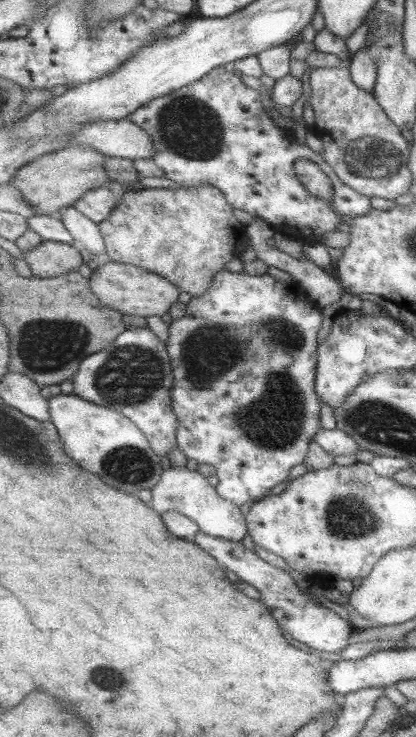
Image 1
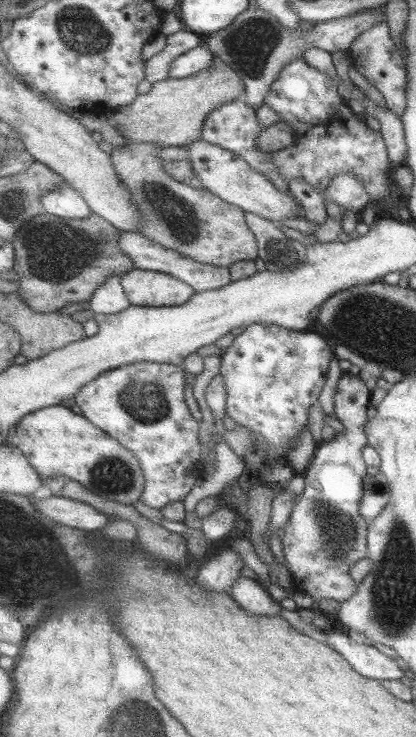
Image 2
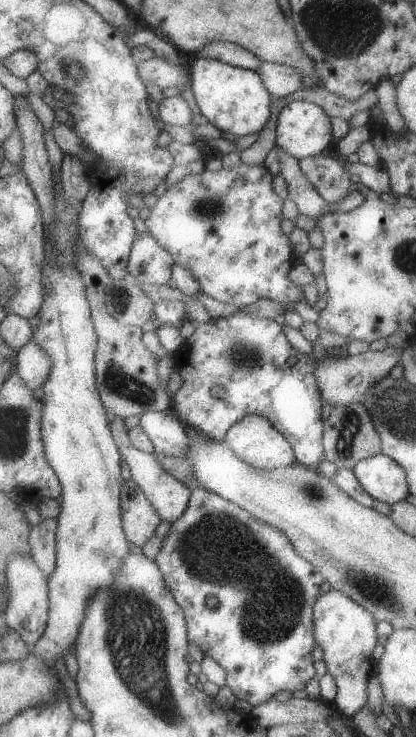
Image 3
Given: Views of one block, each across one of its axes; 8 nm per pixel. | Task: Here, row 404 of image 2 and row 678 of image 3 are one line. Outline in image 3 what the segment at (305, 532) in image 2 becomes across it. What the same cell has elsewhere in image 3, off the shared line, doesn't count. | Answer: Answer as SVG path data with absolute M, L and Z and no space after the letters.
M335 589L320 596L314 606L314 619L317 644L323 648L327 672L333 674L338 684L339 694L334 703L343 716L352 718L369 702L367 688L377 669L373 650L379 644L378 621L360 603Z

